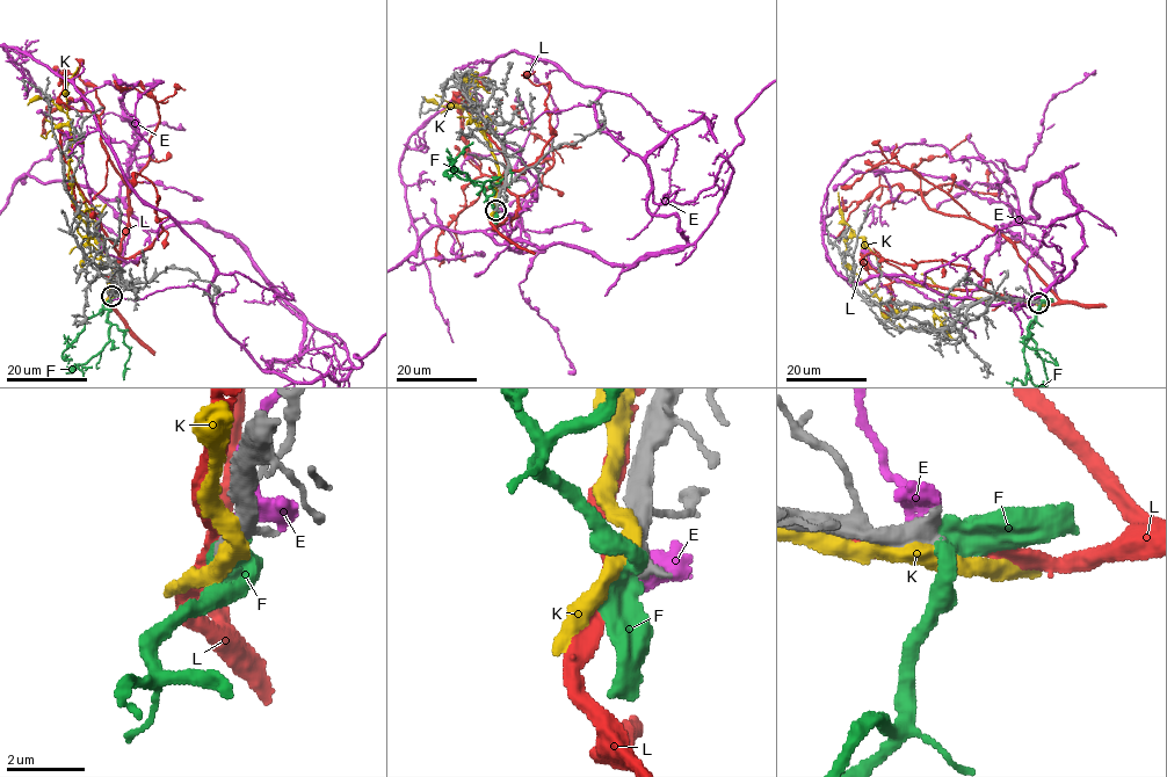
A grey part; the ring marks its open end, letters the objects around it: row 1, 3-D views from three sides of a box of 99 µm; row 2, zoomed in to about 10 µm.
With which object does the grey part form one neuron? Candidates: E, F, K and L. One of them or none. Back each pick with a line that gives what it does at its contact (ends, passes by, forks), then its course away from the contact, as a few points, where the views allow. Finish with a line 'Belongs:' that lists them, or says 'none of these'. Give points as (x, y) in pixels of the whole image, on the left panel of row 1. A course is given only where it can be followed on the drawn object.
F: it passes by; it runs (111, 295), (113, 299), (103, 305), (110, 310), (109, 341), (86, 363), (71, 368), (92, 368)
Belongs: F

